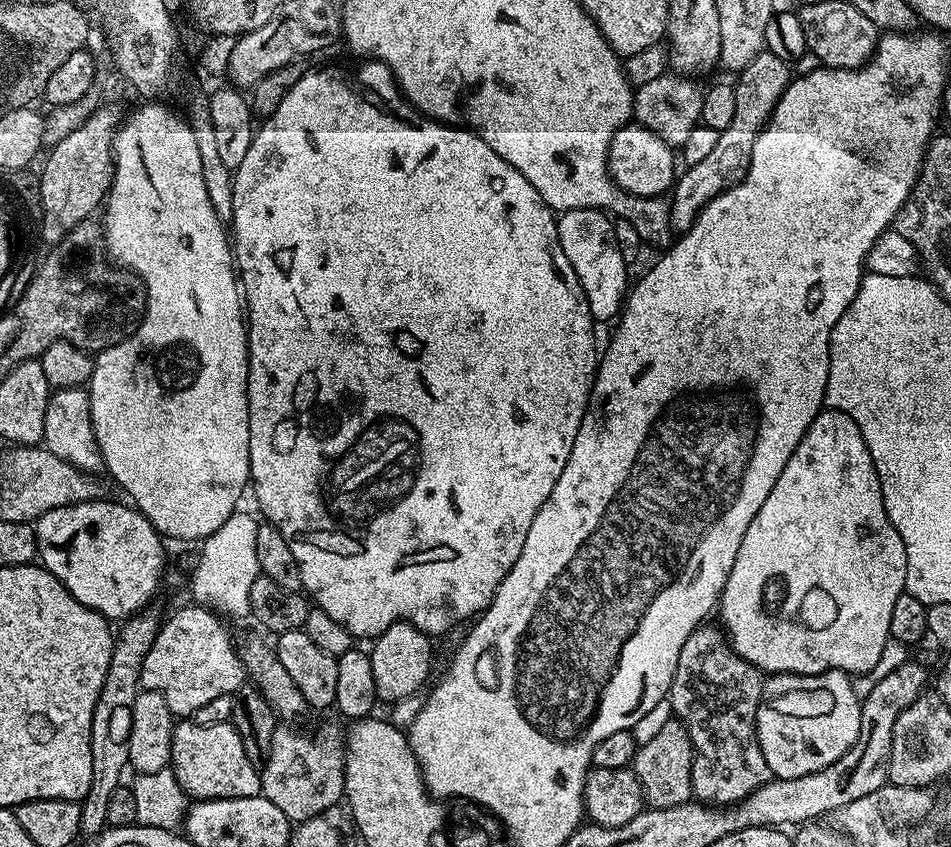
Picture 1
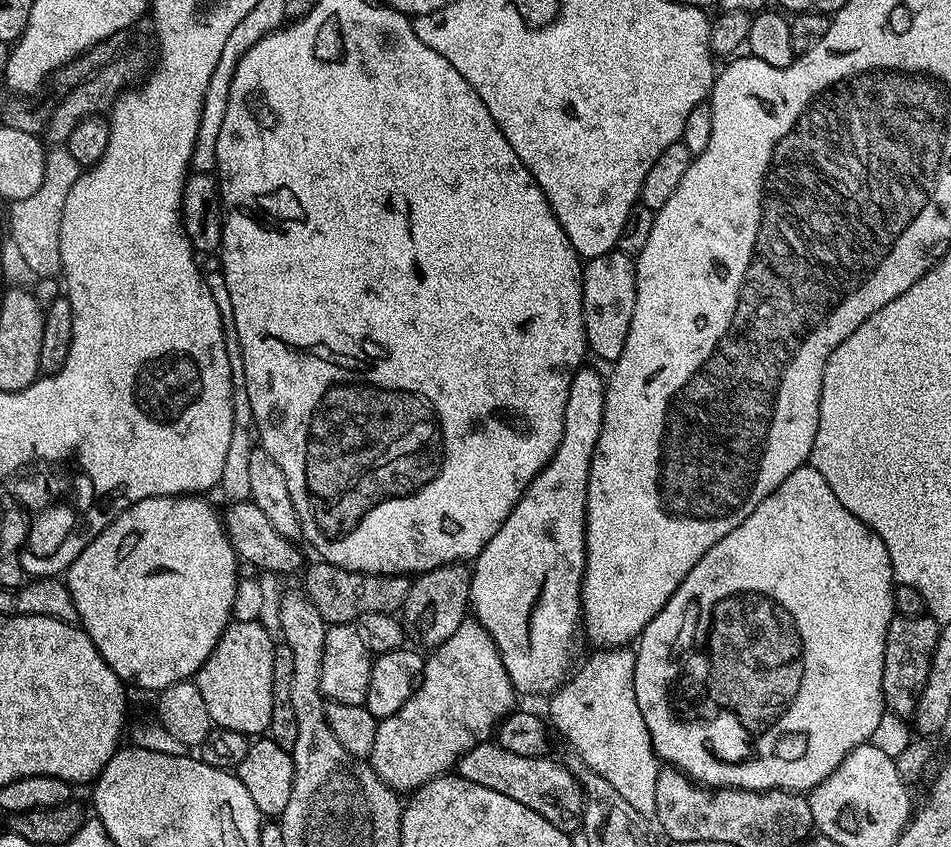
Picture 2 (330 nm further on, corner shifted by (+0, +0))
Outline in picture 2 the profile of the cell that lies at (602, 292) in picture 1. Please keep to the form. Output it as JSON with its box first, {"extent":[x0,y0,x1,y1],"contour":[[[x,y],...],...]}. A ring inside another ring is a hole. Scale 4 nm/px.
{"extent":[582,250,636,362],"contour":[[[613,250],[601,256],[591,257],[582,268],[582,302],[584,303],[584,339],[586,348],[595,358],[615,362],[626,346],[626,334],[630,334],[630,318],[634,318],[636,301],[636,266],[633,257]]]}

